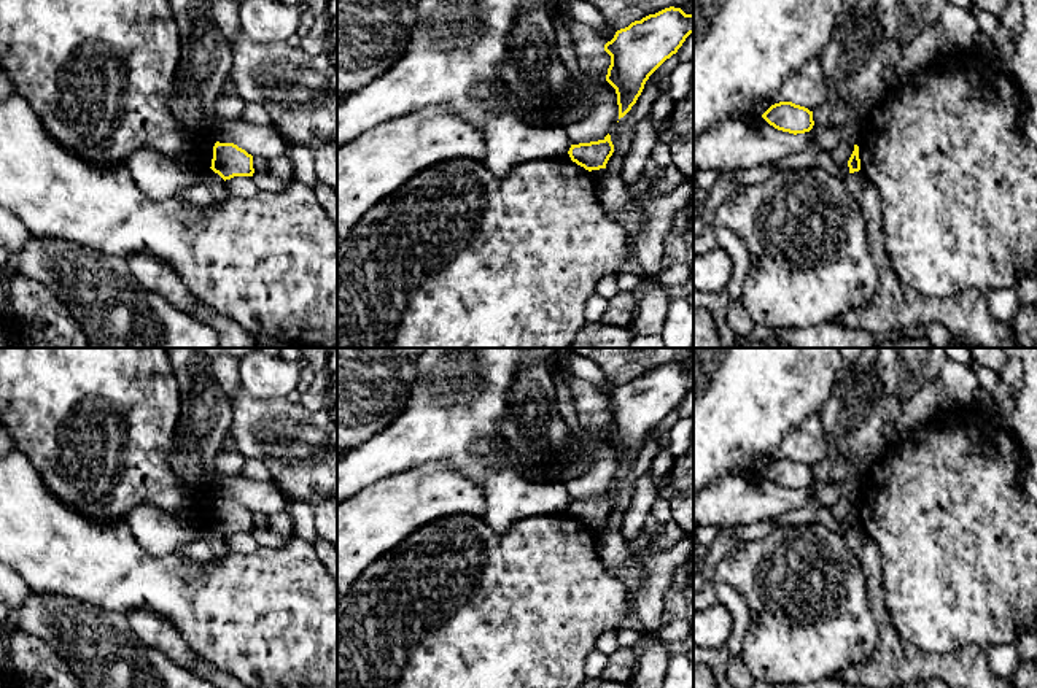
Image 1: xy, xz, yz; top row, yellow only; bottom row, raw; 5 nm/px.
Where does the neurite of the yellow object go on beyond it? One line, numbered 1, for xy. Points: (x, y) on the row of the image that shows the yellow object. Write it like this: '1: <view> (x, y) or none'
1: none

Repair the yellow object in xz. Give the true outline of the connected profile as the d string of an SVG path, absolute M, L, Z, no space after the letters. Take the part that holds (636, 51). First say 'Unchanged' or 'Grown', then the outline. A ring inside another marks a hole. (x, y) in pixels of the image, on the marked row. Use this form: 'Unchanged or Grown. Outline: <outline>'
Unchanged. Outline: M665 8L616 32L604 44L611 56L606 81L616 89L619 119L641 95L649 76L693 33L693 14Z

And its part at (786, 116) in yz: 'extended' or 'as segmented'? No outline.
as segmented

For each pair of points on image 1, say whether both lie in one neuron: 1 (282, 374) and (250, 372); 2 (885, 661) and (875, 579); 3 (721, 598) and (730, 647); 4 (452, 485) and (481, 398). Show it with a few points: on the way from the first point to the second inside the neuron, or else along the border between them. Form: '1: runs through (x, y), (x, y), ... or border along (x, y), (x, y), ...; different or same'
1: runs through (274, 374), (258, 372); same
2: runs through (885, 641), (883, 620), (875, 599); same
3: runs through (734, 609), (737, 612), (737, 634); same
4: border along (420, 464), (447, 463), (473, 479), (485, 494); different

